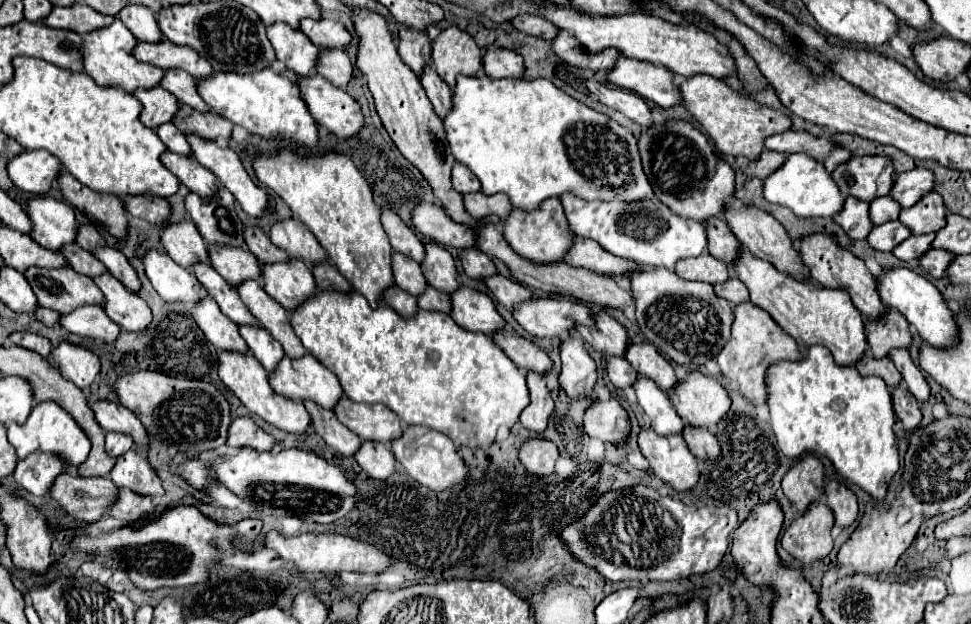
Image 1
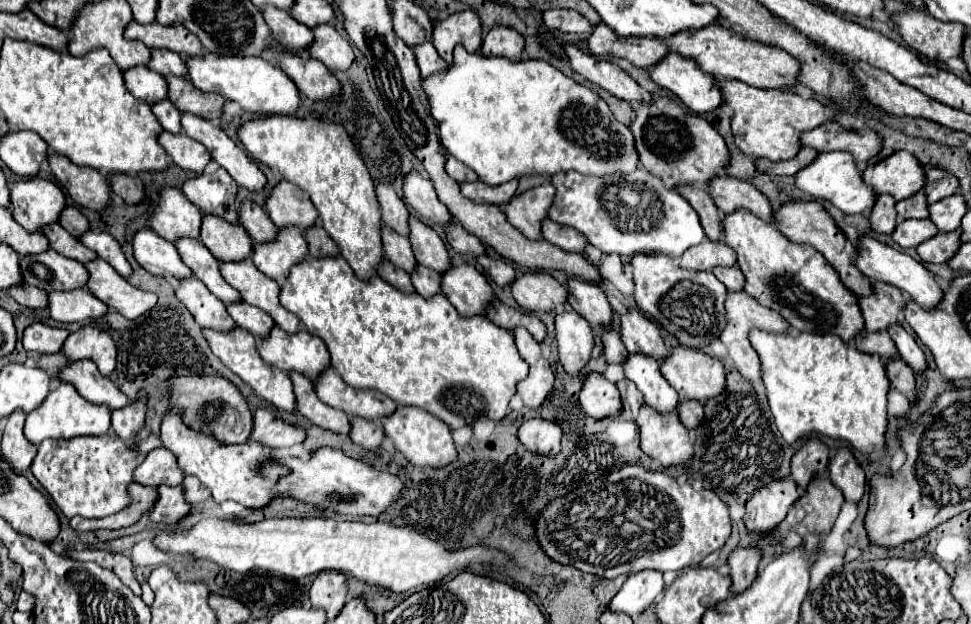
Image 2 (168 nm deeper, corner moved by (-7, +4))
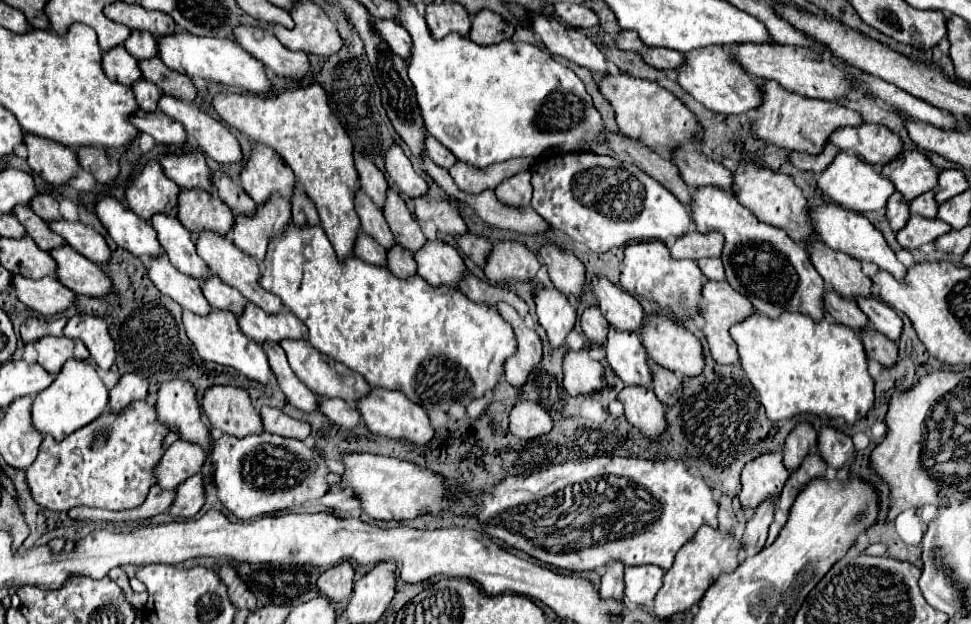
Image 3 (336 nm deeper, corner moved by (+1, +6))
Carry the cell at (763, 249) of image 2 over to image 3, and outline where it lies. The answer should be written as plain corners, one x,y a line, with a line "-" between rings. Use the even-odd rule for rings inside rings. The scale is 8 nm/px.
715,186
695,188
691,194
691,218
699,232
721,232
725,236
723,246
723,266
727,282
749,298
757,312
777,318
781,312
801,312
809,314
813,320
825,316
823,292
825,282
813,268
807,250
791,240
785,230
759,222
753,212
741,206
733,192
725,192

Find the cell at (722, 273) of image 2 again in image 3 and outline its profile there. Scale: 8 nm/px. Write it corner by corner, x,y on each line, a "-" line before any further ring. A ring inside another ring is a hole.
701,258
697,260
701,272
705,274
705,278
709,280
725,280
725,272
723,272
723,264
719,258

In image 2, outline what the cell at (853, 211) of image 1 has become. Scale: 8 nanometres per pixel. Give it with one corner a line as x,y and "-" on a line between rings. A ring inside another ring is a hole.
879,194
875,198
875,204
871,208
869,224
875,226
875,232
879,234
891,234
895,224
897,224
897,214
895,214
895,200
889,198
889,194

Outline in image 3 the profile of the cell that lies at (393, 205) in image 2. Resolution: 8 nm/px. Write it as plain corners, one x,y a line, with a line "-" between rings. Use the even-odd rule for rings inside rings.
353,152
353,156
355,156
355,168
357,168
357,172
359,172
359,184
361,184
361,188
365,190
367,196
371,196
371,200
373,200
379,208
383,208
385,190
389,188
383,172
377,170
375,164
373,164
369,158
361,156
361,152

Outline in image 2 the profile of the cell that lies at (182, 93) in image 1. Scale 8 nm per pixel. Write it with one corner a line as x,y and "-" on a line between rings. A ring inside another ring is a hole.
151,50
149,68
153,68
161,76
167,76
167,74
187,76
187,66
183,62
183,56
171,50

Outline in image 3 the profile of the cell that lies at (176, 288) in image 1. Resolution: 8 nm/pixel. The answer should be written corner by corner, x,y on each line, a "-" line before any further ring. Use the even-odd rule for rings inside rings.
99,196
95,202
95,214
113,238
113,242
133,256
157,256
161,246
157,242
157,232
147,220
141,220
133,210
125,208
113,196

